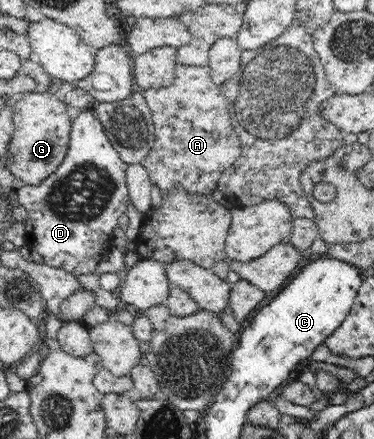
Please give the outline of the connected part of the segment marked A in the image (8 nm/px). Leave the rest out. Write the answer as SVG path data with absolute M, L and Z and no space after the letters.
M178 65L175 70L175 78L171 86L141 91L152 112L155 135L153 148L149 150L142 166L148 172L152 184L158 186L162 197L168 195L177 185L183 187L189 194L218 197L215 190L217 190L219 177L240 158L241 141L231 128L227 100L213 83L210 67Z

